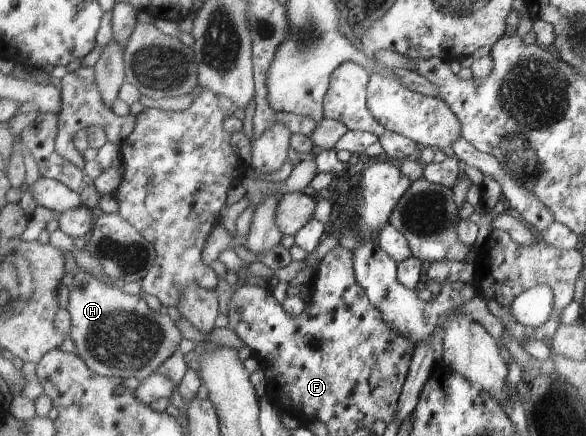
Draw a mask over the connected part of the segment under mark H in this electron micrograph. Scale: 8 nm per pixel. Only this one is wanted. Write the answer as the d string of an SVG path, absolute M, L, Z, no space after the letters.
M83 269L73 277L69 286L69 303L67 309L71 315L71 325L68 335L76 346L76 353L84 363L95 373L107 378L127 379L136 377L143 380L154 374L164 360L174 355L179 349L180 341L184 339L175 321L165 310L154 311L146 304L143 295L131 295L121 288L112 286L104 279L94 278Z

